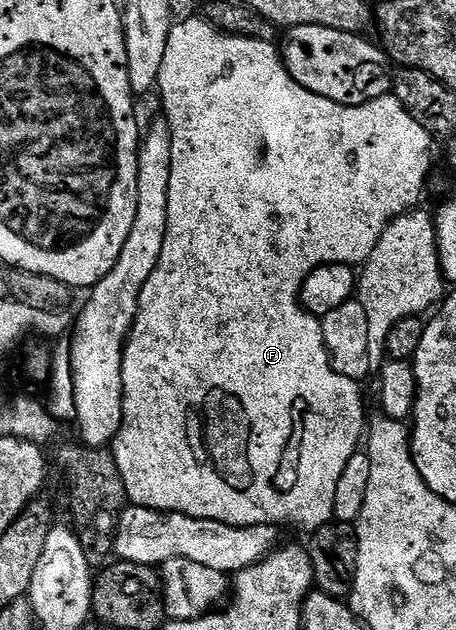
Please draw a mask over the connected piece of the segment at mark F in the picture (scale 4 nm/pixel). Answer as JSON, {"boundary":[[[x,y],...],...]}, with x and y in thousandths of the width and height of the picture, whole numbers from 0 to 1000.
{"boundary":[[[443,37],[443,44],[397,44],[384,41],[371,49],[366,60],[366,86],[357,86],[357,111],[349,111],[344,140],[353,146],[353,165],[362,170],[357,187],[371,195],[375,206],[375,295],[366,302],[366,378],[357,384],[357,403],[349,403],[349,422],[322,441],[322,448],[309,462],[305,486],[300,487],[300,503],[292,513],[292,521],[283,527],[283,537],[274,541],[274,560],[270,562],[270,670],[243,716],[248,732],[257,735],[261,752],[270,759],[274,786],[298,805],[338,806],[351,813],[390,813],[410,816],[419,822],[439,825],[461,825],[463,829],[489,829],[498,835],[524,835],[526,838],[557,838],[579,832],[618,835],[616,832],[654,832],[660,838],[693,841],[711,832],[732,830],[730,811],[735,810],[735,771],[743,771],[743,759],[752,752],[752,744],[761,741],[761,733],[794,710],[796,694],[805,686],[805,665],[800,667],[800,635],[792,630],[794,611],[770,600],[752,600],[726,581],[721,573],[721,557],[713,552],[713,538],[704,522],[704,508],[675,495],[660,483],[660,457],[667,444],[695,424],[711,419],[761,419],[772,422],[798,421],[800,413],[822,397],[822,384],[849,365],[849,359],[866,346],[875,346],[886,337],[917,329],[914,316],[936,298],[936,287],[945,279],[941,270],[941,252],[950,248],[952,217],[941,214],[901,181],[871,160],[868,152],[855,149],[805,162],[796,168],[761,168],[759,165],[737,165],[717,156],[700,156],[700,149],[682,149],[638,117],[625,110],[625,97],[618,95],[614,81],[603,79],[599,70],[588,70],[575,63],[553,63],[539,57],[498,57],[491,51],[467,43],[465,38]]]}

